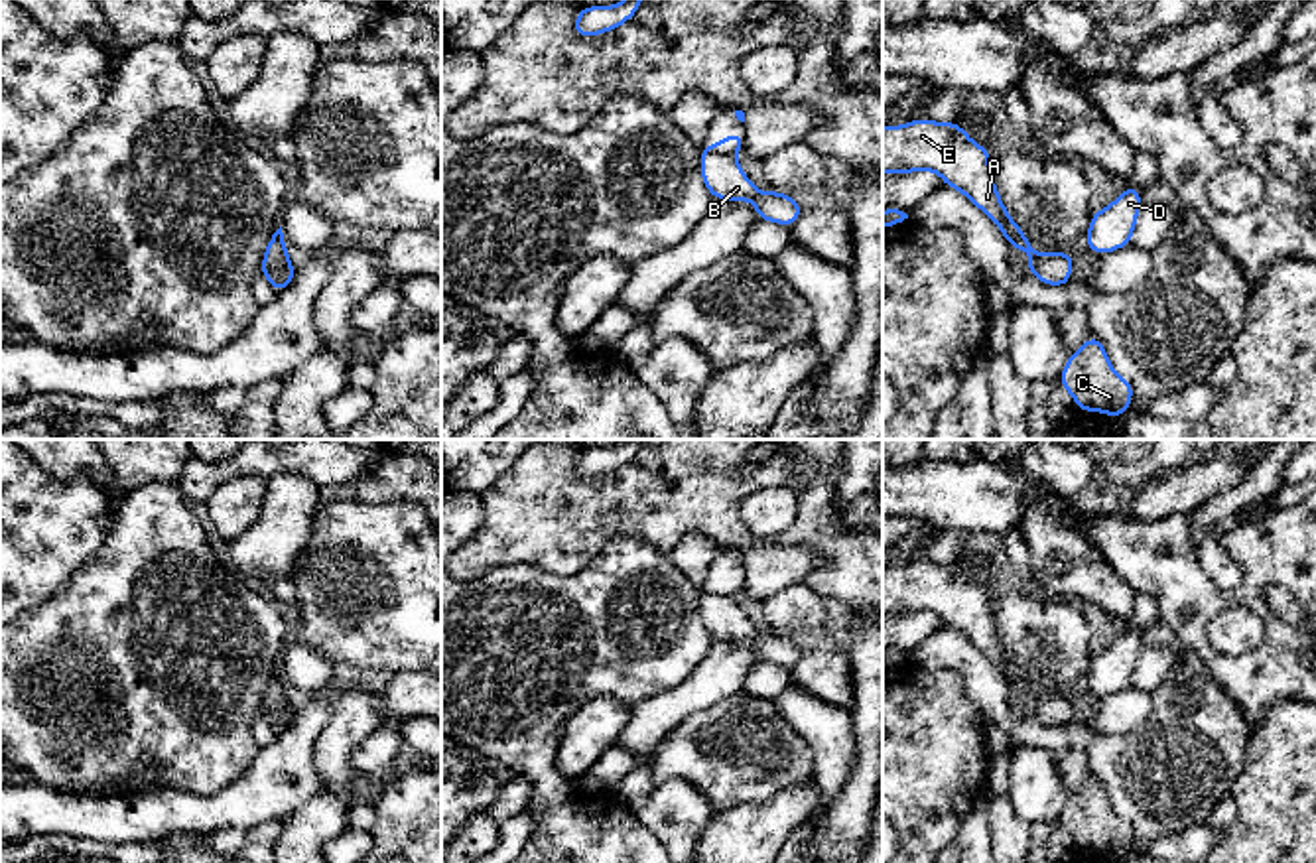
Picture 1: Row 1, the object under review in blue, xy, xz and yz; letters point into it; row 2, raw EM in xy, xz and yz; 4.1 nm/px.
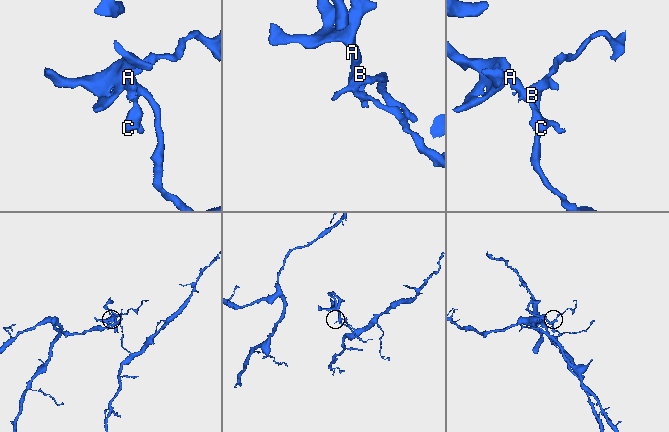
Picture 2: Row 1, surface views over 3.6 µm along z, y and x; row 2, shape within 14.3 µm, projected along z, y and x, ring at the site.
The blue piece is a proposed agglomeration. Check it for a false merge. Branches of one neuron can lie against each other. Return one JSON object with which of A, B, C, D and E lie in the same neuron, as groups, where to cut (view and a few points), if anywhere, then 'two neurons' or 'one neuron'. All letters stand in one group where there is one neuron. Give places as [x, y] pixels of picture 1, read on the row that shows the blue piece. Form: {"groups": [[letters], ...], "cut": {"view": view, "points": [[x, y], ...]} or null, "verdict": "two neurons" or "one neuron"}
{"groups": [["A", "E"], ["B", "C", "D"]], "cut": {"view": "xy", "points": [[263, 263], [290, 280]]}, "verdict": "two neurons"}

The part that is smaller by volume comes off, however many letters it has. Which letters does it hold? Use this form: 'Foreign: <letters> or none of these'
Foreign: A, E

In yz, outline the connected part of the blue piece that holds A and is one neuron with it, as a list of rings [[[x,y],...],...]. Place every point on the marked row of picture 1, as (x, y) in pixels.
[[[926,118],[902,126],[883,126],[883,173],[938,171],[944,185],[961,191],[995,221],[1013,250],[1028,252],[1028,274],[1040,260],[1034,244],[1011,219],[995,187],[991,152],[973,142],[957,122]]]

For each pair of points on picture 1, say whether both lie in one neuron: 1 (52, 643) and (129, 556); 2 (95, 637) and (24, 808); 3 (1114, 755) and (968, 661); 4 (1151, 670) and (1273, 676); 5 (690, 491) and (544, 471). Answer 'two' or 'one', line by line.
1: one
2: two
3: one
4: two
5: one

